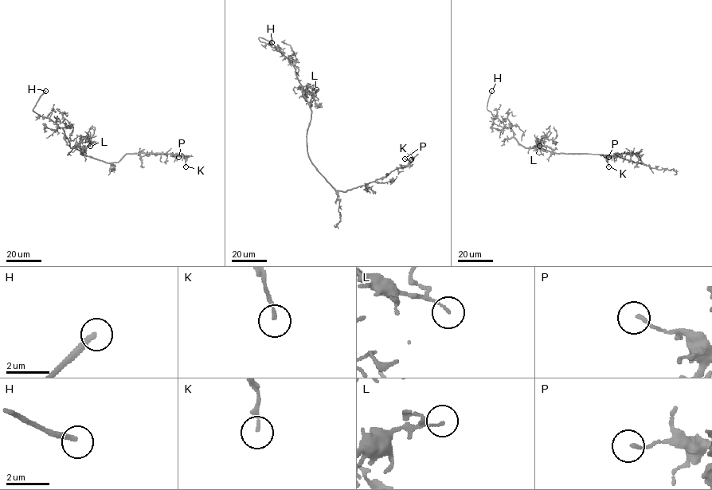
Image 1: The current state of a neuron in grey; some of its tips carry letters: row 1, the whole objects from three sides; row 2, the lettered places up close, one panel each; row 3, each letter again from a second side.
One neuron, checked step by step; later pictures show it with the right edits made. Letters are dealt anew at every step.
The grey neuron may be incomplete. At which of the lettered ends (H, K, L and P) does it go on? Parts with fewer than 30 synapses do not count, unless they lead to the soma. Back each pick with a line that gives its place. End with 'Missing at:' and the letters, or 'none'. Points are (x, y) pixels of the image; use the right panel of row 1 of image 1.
H: (491, 91)
Missing at: H

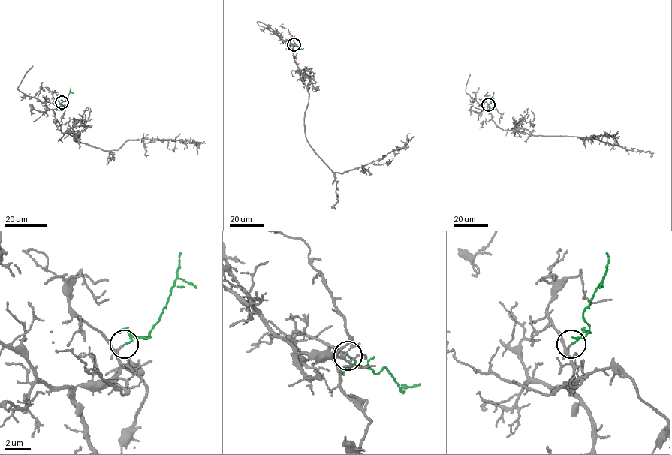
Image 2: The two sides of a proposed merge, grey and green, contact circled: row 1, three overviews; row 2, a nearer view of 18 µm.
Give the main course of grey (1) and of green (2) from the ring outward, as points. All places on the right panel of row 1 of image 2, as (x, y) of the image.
1: (488, 104), (492, 119), (504, 130), (617, 142), (614, 136), (595, 136), (583, 139), (586, 149)
2: (488, 104), (493, 92)

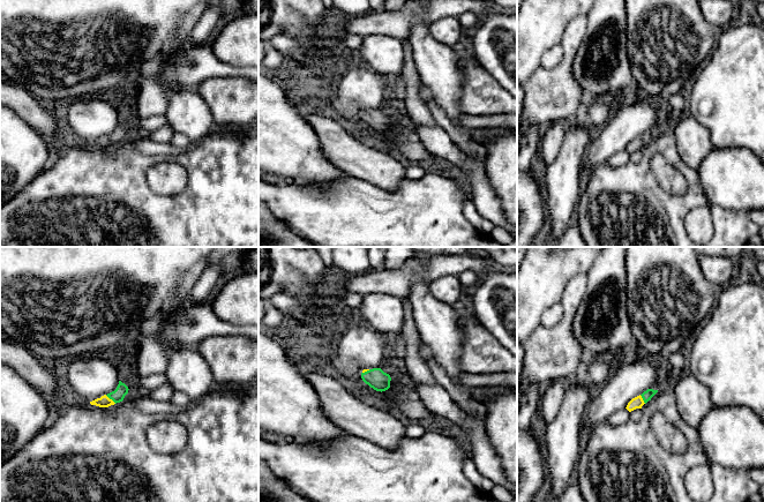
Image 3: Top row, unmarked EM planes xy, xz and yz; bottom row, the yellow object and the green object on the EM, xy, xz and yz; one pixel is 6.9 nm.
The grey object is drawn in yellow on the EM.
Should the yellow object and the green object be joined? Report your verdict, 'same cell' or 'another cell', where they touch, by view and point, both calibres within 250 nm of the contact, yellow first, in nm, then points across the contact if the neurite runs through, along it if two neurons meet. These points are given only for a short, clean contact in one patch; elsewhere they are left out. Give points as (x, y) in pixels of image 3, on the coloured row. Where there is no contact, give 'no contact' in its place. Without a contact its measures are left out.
same cell | xy (111, 399) | 80/90 nm | across xy (104, 401), (111, 399), (118, 395)

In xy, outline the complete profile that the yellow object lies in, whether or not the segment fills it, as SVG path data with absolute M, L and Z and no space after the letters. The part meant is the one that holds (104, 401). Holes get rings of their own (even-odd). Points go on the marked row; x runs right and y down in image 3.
M119 381L119 384L114 391L90 402L90 404L99 407L108 407L111 405L122 402L125 396L128 394L128 390L128 387Z

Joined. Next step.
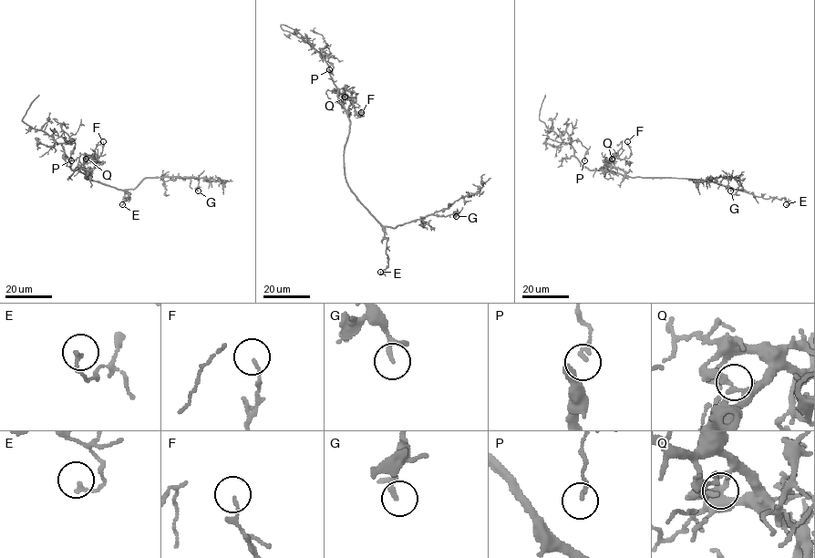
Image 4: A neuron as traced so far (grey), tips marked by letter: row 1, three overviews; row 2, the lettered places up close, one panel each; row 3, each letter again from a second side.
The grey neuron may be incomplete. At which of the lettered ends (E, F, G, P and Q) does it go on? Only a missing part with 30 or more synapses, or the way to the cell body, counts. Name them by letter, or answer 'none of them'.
none of them

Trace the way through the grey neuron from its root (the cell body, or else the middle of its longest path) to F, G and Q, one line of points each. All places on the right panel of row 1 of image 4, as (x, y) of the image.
F: (672, 178), (627, 177), (618, 168), (608, 165), (608, 160), (612, 157), (629, 157), (631, 149), (627, 141)
G: (672, 178), (709, 180), (740, 190), (742, 186), (737, 178), (729, 176), (727, 185), (730, 191)
Q: (672, 178), (627, 177), (618, 168), (608, 165), (612, 159)

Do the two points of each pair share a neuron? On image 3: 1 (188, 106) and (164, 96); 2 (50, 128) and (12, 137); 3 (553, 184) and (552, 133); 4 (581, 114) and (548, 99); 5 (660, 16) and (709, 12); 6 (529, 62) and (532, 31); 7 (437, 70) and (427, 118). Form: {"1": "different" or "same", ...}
{"1": "different", "2": "different", "3": "different", "4": "different", "5": "different", "6": "same", "7": "different"}

